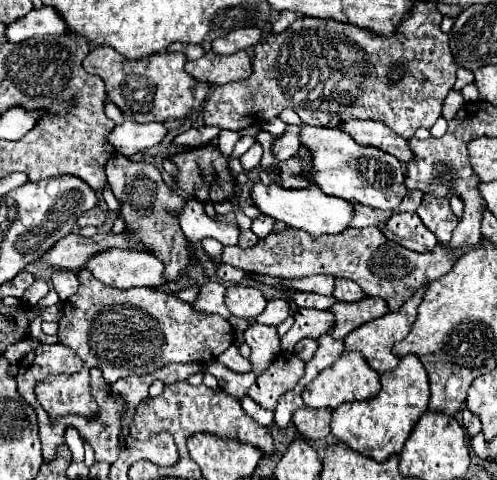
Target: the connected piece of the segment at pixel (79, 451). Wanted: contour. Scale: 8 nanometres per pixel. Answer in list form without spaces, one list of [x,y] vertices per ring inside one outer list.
[[[67,427],[65,429],[65,441],[69,445],[69,449],[73,449],[73,461],[83,461],[83,439],[79,437],[79,431],[75,427]]]

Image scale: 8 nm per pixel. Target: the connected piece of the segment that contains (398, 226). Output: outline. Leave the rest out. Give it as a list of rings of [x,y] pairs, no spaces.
[[[393,213],[391,219],[387,221],[385,229],[383,229],[385,237],[391,241],[397,241],[399,245],[411,249],[411,251],[419,251],[419,253],[429,253],[437,247],[437,237],[435,233],[431,233],[421,217],[417,213]]]

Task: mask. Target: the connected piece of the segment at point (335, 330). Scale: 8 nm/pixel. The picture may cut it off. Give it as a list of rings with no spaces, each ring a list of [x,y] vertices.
[[[365,297],[357,303],[341,303],[337,301],[331,307],[331,313],[335,317],[335,325],[331,327],[331,335],[335,339],[345,339],[345,335],[349,335],[353,329],[357,329],[359,325],[377,319],[381,315],[385,315],[387,303],[381,297]]]

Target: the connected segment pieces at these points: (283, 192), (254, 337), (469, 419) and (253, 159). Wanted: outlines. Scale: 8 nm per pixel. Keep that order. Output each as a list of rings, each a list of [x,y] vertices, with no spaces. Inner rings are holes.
[[[255,183],[253,189],[253,201],[259,207],[261,213],[287,223],[289,227],[295,229],[303,229],[307,231],[313,239],[323,237],[323,235],[339,235],[343,231],[349,229],[349,223],[353,221],[355,215],[355,203],[341,199],[341,197],[333,197],[333,195],[325,195],[321,189],[317,189],[315,185],[307,187],[307,189],[283,189],[279,185],[263,185],[263,183]]]
[[[255,323],[243,331],[243,337],[245,337],[245,343],[251,347],[249,361],[253,365],[253,371],[257,375],[261,375],[275,361],[277,353],[281,351],[277,329]]]
[[[467,407],[461,411],[461,415],[463,415],[463,427],[467,429],[467,433],[473,437],[473,435],[477,435],[479,431],[481,431],[481,421],[479,421],[479,417],[475,417]]]
[[[255,143],[245,154],[240,158],[241,165],[244,170],[250,171],[260,164],[263,154],[263,148],[259,143]]]

